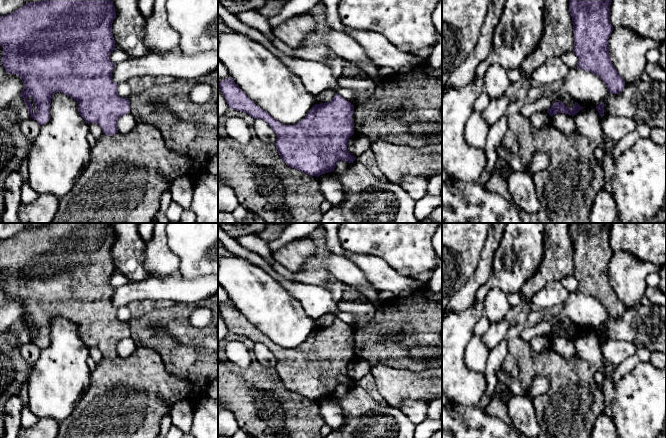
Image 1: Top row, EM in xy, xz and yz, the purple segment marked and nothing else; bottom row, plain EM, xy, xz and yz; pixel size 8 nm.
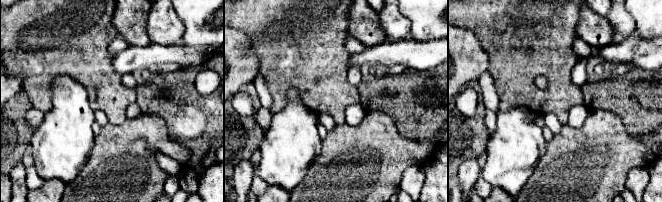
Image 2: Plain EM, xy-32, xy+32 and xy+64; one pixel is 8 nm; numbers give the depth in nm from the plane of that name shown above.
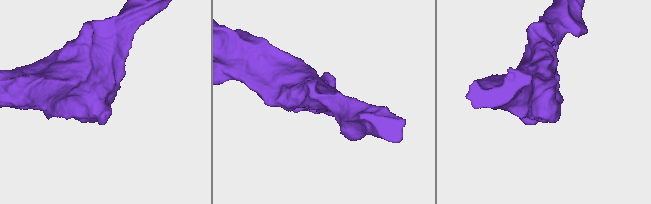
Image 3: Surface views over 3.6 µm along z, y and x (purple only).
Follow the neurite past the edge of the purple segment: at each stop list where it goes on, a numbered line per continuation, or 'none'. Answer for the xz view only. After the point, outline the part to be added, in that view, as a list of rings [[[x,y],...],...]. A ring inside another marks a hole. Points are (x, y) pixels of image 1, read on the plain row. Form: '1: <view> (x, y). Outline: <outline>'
none

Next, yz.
none

